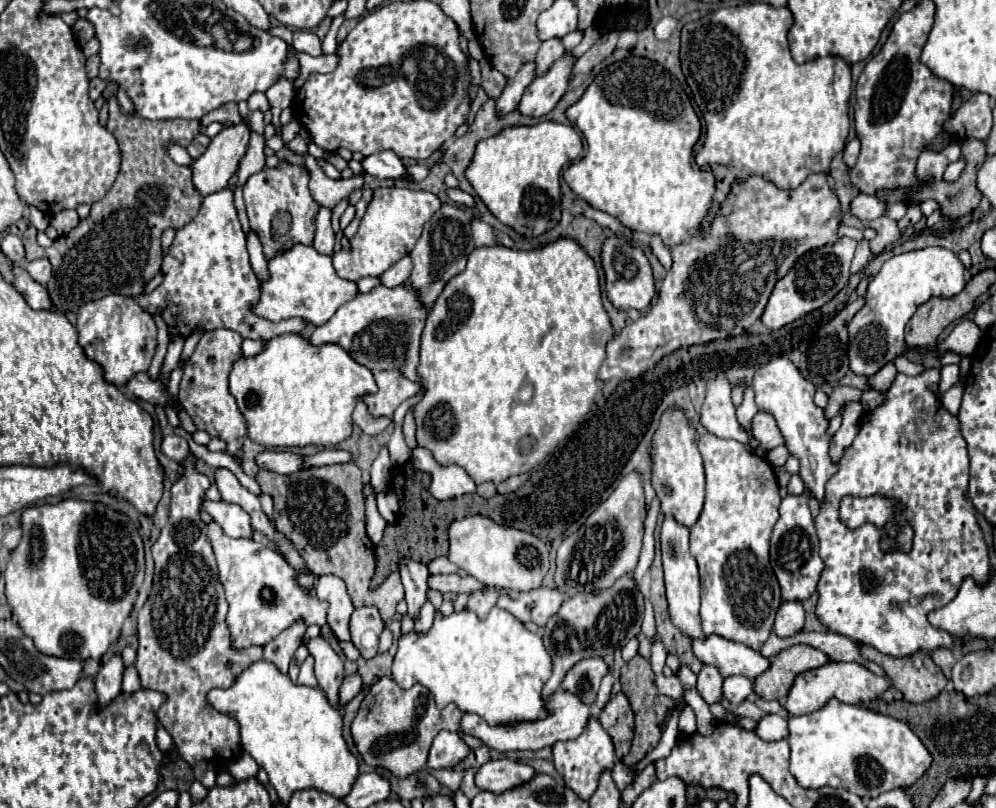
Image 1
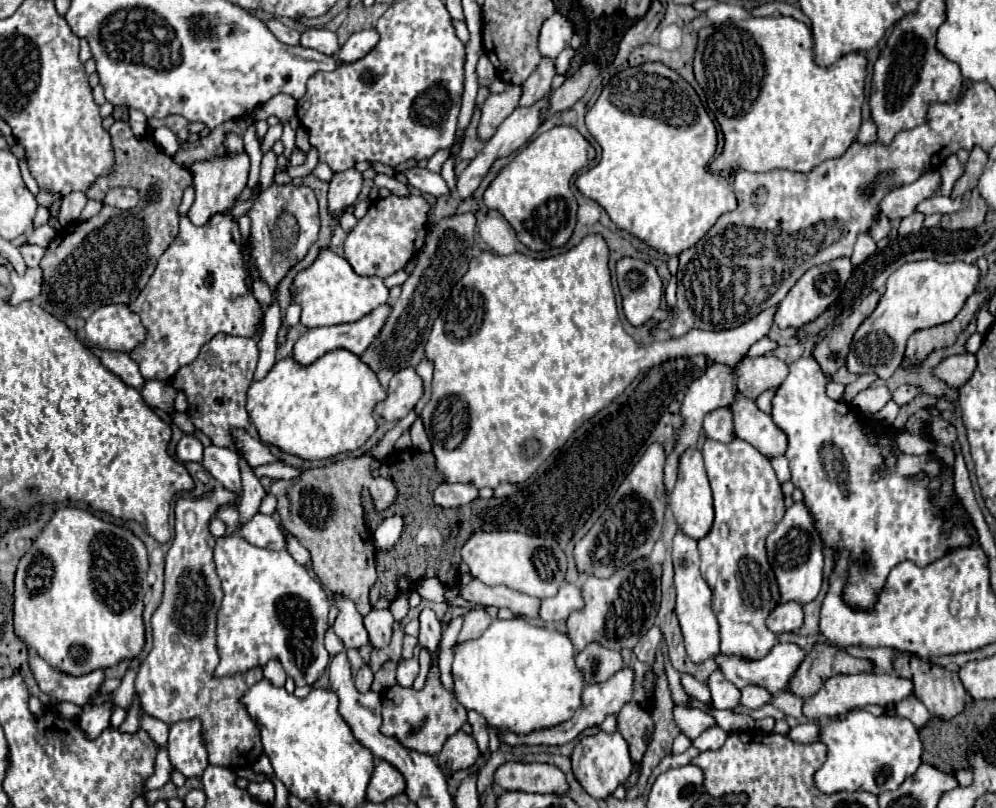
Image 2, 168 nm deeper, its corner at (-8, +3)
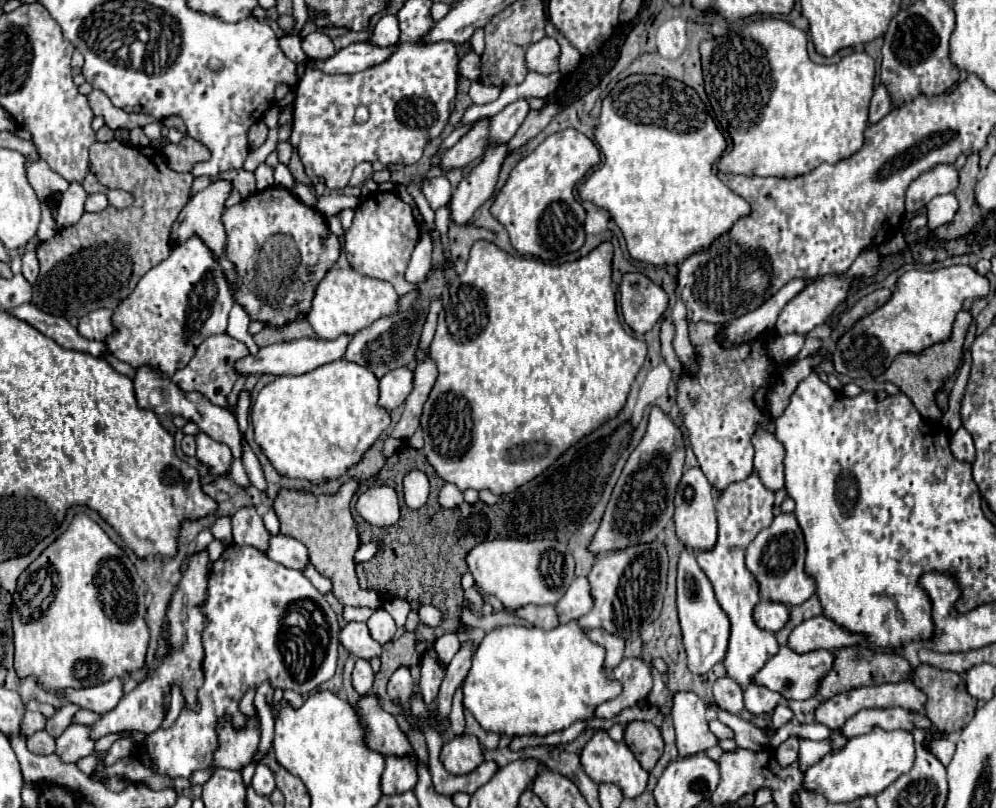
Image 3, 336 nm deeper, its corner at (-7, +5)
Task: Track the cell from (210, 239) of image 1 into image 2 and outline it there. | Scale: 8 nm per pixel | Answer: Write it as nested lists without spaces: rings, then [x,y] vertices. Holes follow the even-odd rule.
[[[232,211],[212,215],[202,227],[196,227],[188,217],[182,217],[180,233],[176,235],[174,243],[158,259],[158,267],[150,277],[148,285],[140,291],[138,299],[130,303],[130,309],[140,315],[144,327],[148,329],[146,341],[130,353],[130,357],[140,365],[140,373],[144,375],[144,379],[172,379],[180,367],[196,359],[200,347],[216,333],[256,339],[264,323],[264,311],[258,299],[254,297],[252,287],[248,287],[246,279],[248,271],[244,265],[242,235],[238,229],[238,221],[234,221],[232,217]]]

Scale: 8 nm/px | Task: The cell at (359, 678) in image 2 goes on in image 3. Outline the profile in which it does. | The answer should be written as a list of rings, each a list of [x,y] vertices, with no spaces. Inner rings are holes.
[[[357,659],[353,669],[353,687],[359,695],[367,695],[373,685],[373,671],[367,659]]]

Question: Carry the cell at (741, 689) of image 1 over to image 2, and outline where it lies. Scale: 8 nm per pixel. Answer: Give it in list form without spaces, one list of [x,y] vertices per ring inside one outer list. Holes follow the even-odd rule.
[[[744,687],[740,693],[742,693],[740,703],[750,709],[758,709],[772,699],[772,695],[764,687]]]

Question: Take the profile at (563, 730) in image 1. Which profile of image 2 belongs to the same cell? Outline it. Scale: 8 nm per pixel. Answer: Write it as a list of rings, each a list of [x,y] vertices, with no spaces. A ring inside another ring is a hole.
[[[626,667],[626,669],[618,671],[616,675],[612,675],[604,683],[586,685],[582,691],[582,705],[576,709],[574,717],[568,719],[566,723],[560,723],[556,727],[550,727],[550,729],[538,729],[538,731],[532,731],[528,735],[516,735],[512,731],[502,729],[502,731],[498,731],[498,737],[504,745],[510,745],[510,747],[516,747],[516,745],[564,745],[568,741],[574,741],[582,731],[594,727],[594,725],[600,725],[606,715],[610,715],[610,713],[616,715],[622,709],[622,705],[632,699],[632,677],[634,677],[634,671]]]

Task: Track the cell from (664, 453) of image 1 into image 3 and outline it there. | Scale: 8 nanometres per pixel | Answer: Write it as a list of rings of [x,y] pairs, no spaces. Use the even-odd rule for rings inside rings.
[[[699,467],[687,469],[683,473],[683,479],[677,487],[675,493],[675,527],[677,527],[677,537],[687,549],[701,549],[709,551],[715,547],[717,541],[717,515],[715,515],[715,497],[713,497],[713,487],[703,475]]]

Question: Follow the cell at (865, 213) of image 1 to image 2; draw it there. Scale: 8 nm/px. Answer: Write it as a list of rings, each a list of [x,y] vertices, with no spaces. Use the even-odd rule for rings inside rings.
[[[936,169],[924,173],[920,179],[916,179],[910,185],[892,189],[884,199],[880,201],[880,215],[886,215],[888,219],[902,219],[914,213],[916,205],[928,197],[934,195],[934,191],[940,185],[940,173]]]

